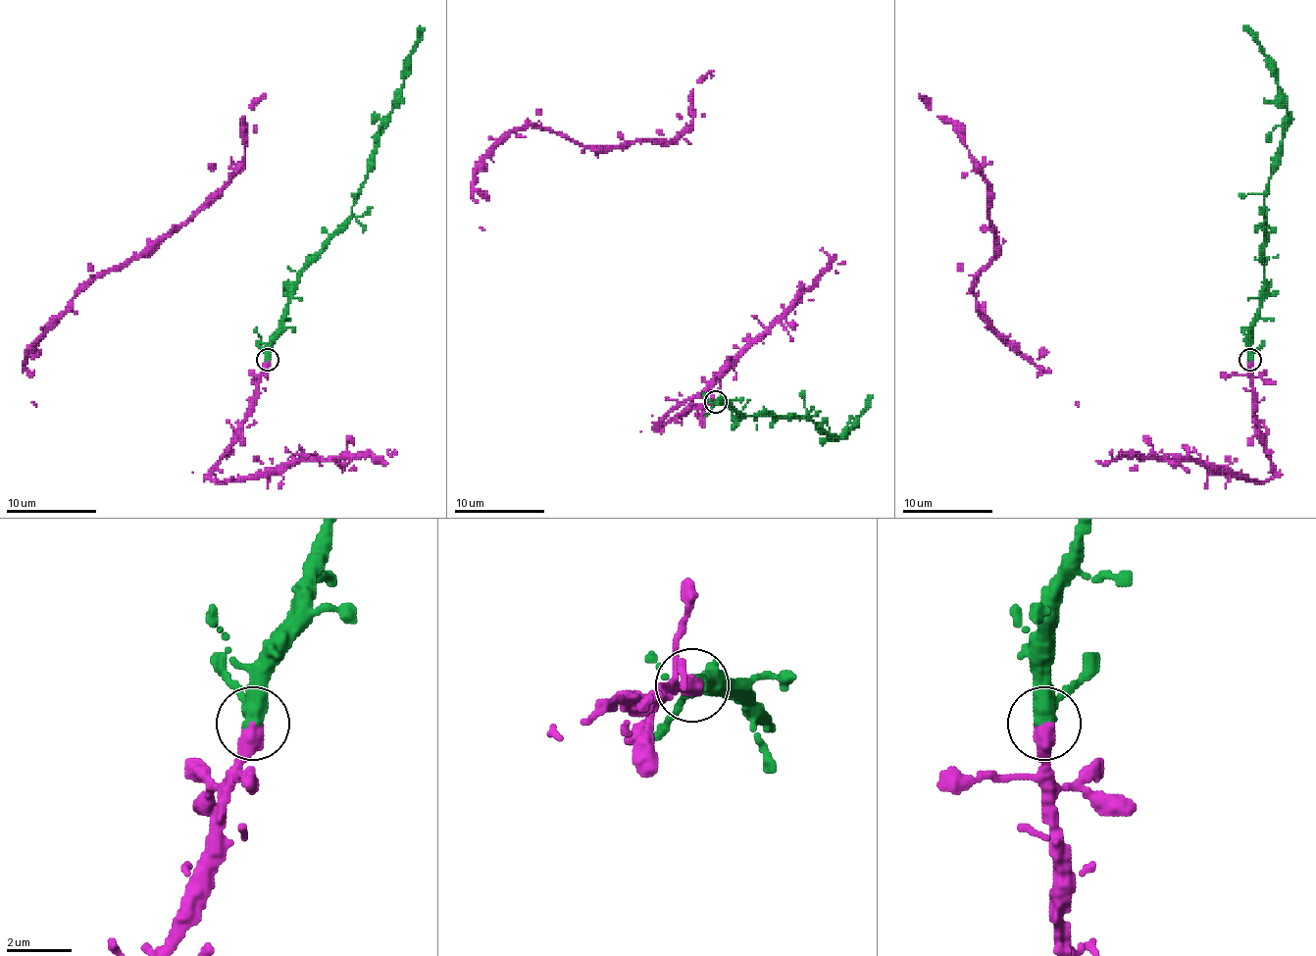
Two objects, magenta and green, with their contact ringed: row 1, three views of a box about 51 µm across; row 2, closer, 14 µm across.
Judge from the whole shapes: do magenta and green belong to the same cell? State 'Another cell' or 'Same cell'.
Same cell

